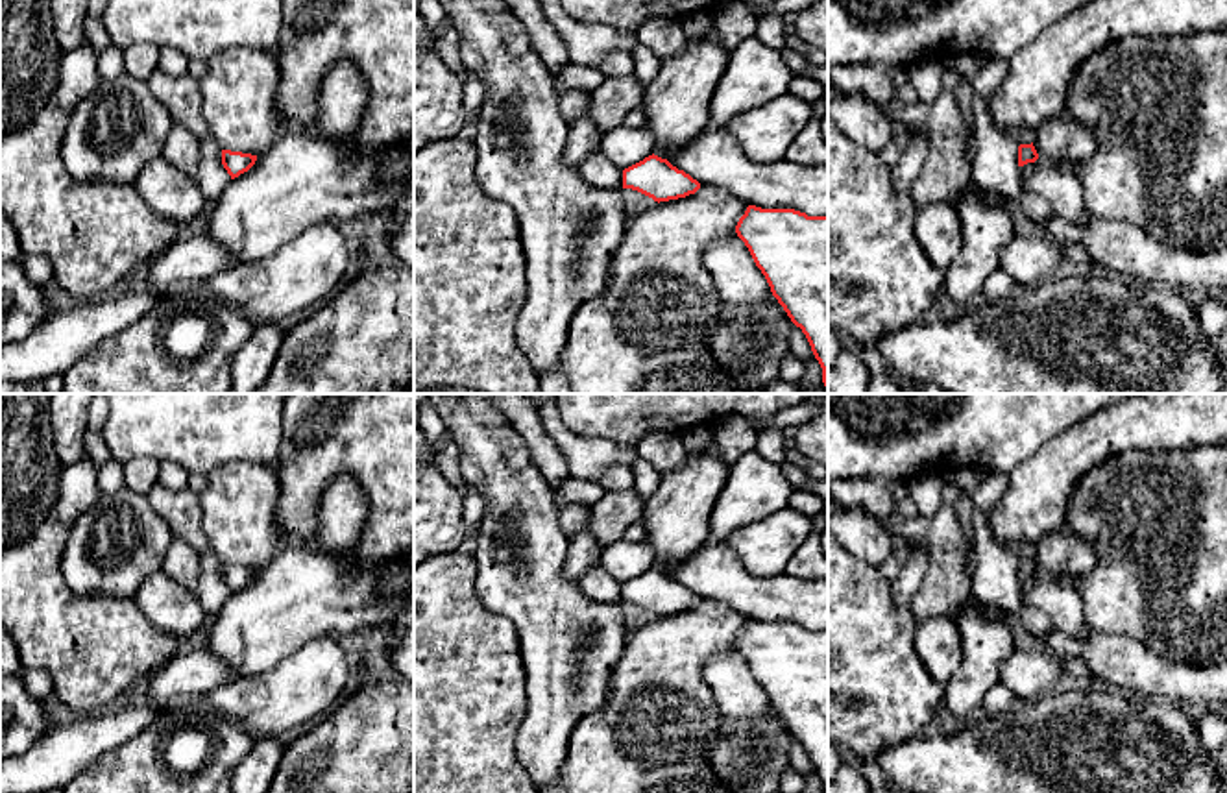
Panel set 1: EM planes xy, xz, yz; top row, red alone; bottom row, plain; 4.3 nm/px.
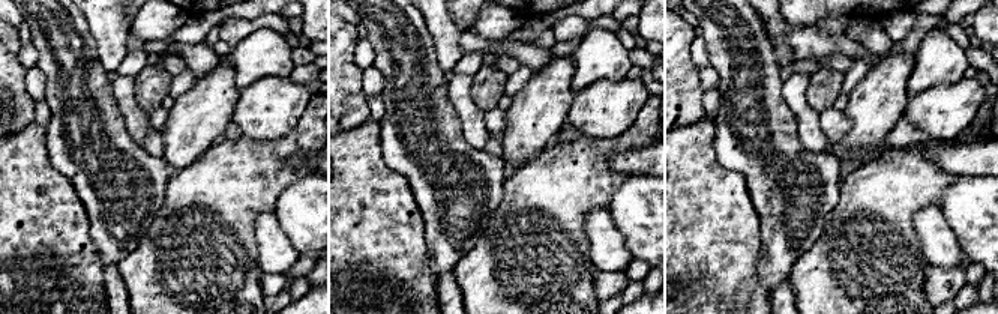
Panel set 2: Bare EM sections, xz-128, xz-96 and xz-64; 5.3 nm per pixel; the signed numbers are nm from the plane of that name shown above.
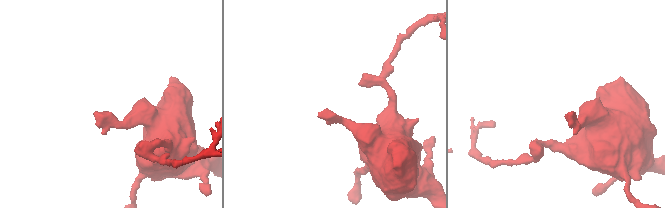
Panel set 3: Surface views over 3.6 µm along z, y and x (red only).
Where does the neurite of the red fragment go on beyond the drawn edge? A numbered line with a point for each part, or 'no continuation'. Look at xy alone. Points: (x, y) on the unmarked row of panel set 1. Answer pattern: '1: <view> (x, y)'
no continuation

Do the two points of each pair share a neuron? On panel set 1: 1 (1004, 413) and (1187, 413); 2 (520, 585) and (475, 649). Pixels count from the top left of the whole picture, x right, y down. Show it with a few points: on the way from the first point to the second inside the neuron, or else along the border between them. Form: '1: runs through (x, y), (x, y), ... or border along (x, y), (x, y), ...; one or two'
1: border along (1096, 413), (1057, 437); two
2: border along (475, 577), (477, 597), (514, 625), (520, 653); two

